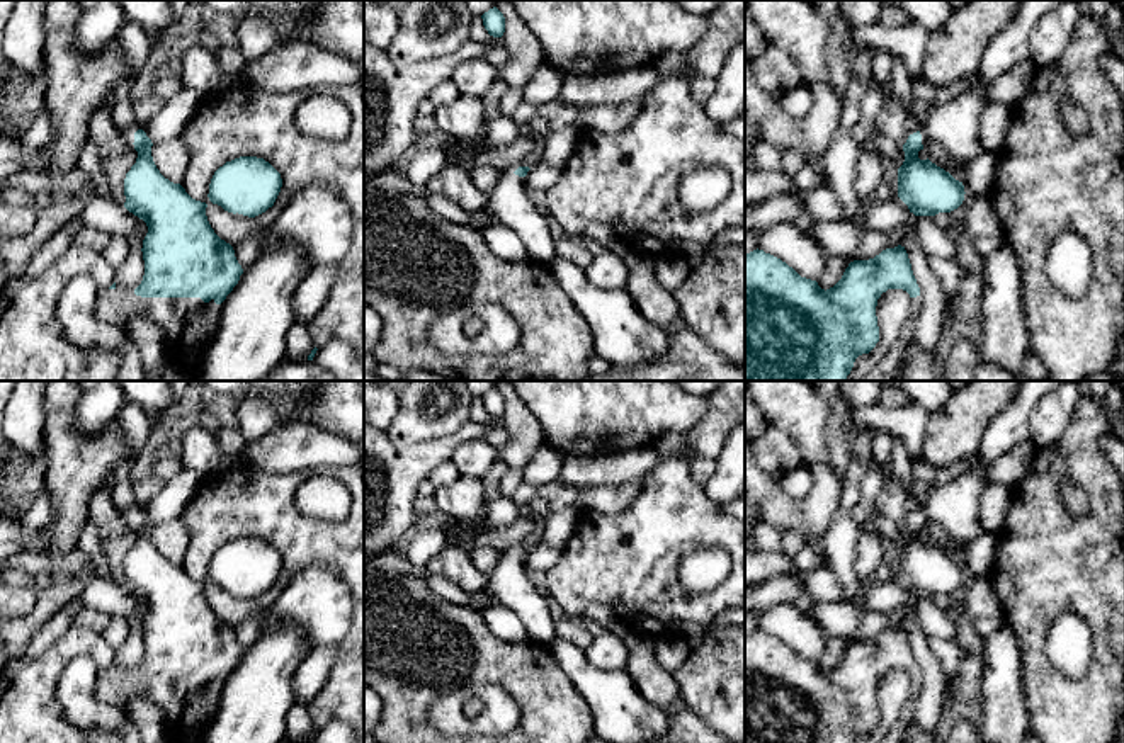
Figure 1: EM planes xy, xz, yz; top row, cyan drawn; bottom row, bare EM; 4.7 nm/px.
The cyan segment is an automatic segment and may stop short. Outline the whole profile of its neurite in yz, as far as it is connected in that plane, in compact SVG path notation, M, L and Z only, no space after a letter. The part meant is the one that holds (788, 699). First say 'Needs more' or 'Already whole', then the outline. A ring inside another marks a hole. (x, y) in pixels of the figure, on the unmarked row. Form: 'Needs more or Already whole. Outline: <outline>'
Already whole. Outline: M905 627L854 641L830 670L801 658L781 639L753 631L745 636L745 743L855 743L879 723L877 680L888 670L920 677Z

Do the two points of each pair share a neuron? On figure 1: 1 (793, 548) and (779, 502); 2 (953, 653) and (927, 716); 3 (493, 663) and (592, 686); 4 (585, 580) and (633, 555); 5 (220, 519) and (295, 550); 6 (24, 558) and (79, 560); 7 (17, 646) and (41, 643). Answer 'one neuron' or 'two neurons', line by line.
1: two neurons
2: two neurons
3: two neurons
4: one neuron
5: one neuron
6: one neuron
7: two neurons

